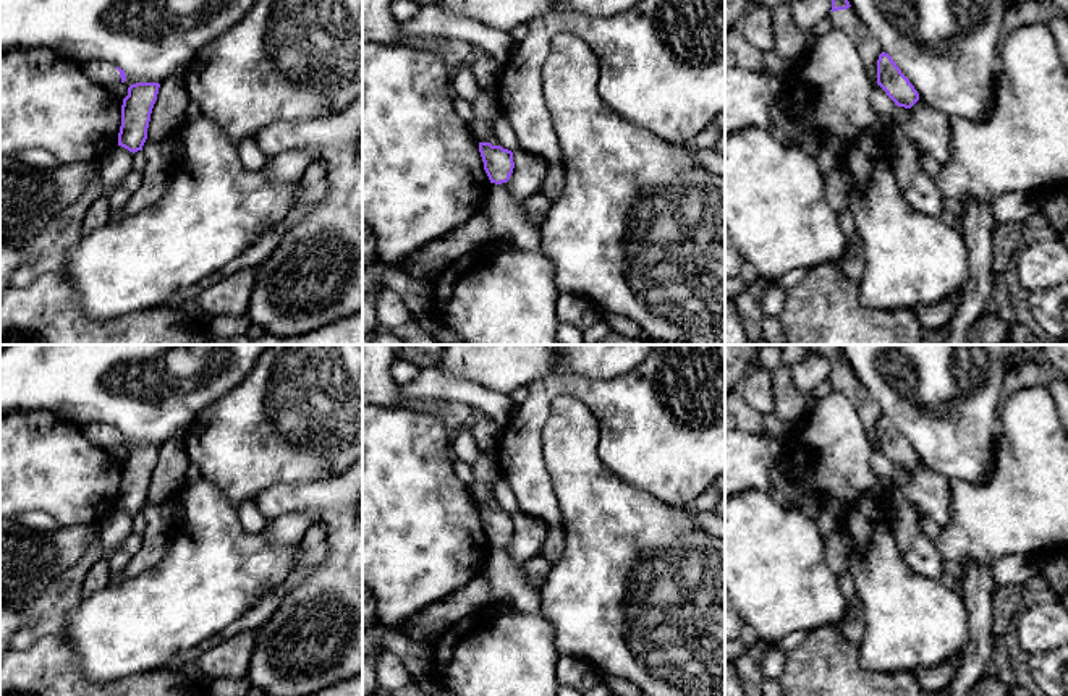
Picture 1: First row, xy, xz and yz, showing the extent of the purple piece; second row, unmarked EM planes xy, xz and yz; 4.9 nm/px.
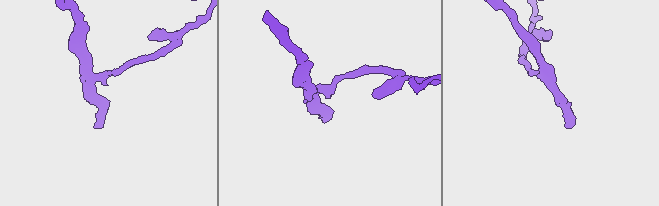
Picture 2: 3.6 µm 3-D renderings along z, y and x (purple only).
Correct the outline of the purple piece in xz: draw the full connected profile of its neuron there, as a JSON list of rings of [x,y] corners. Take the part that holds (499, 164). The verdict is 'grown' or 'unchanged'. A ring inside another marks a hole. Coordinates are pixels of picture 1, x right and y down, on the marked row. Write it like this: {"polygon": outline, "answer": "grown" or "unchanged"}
{"polygon": [[[479,142],[479,152],[490,183],[506,183],[515,168],[513,152],[490,142]]], "answer": "unchanged"}

